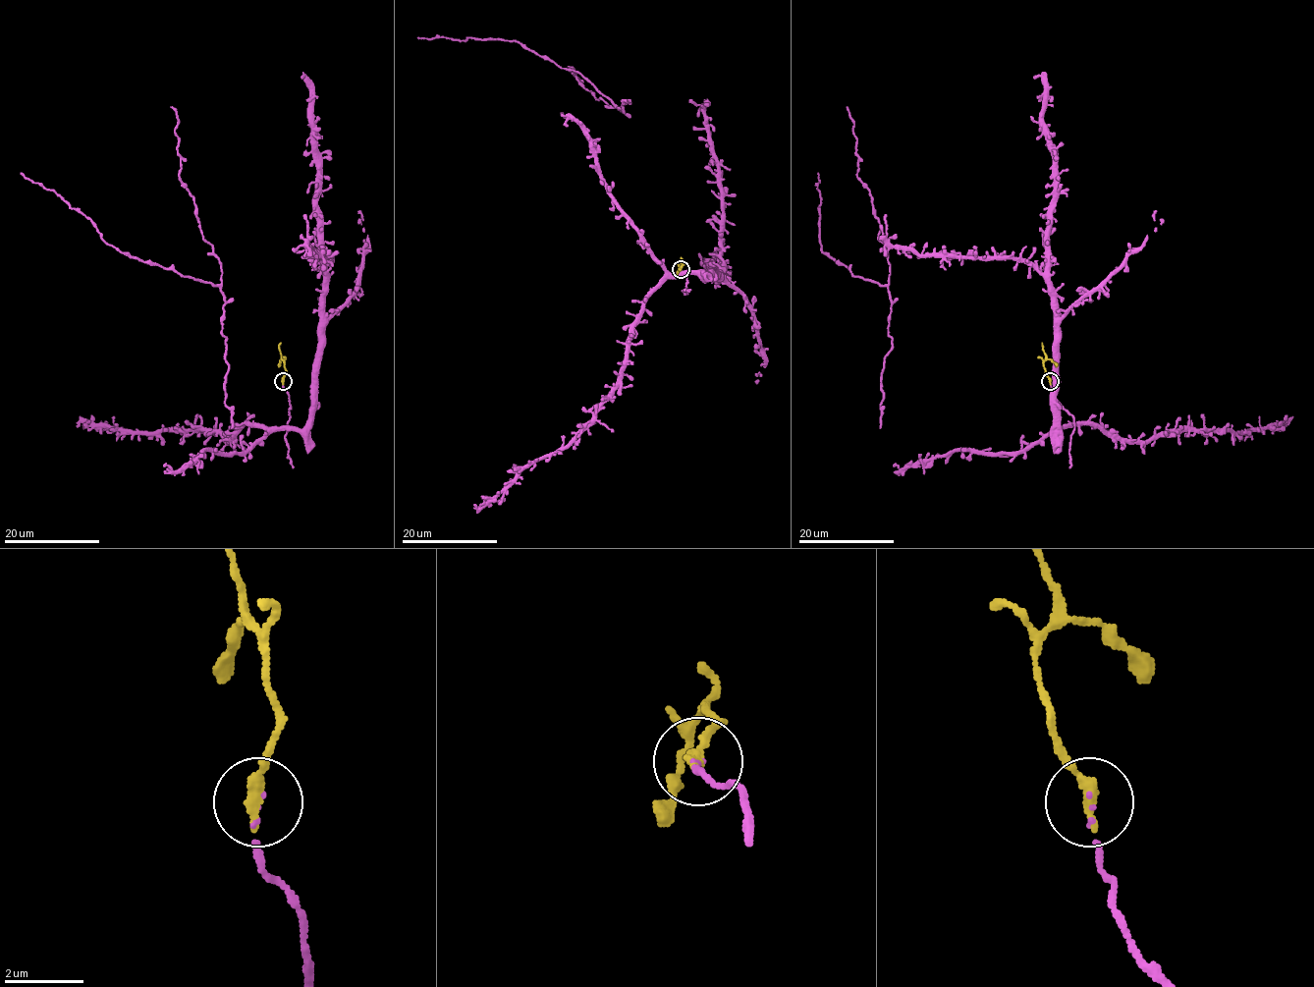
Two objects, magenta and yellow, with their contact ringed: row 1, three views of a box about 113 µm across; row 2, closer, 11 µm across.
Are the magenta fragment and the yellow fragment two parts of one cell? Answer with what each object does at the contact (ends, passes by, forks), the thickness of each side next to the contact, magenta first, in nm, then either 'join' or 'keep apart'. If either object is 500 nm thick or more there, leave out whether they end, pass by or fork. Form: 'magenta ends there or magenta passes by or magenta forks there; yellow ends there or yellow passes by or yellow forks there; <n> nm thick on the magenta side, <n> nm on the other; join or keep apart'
magenta ends there; yellow ends there; 60 nm thick on the magenta side, 360 nm on the other; join

